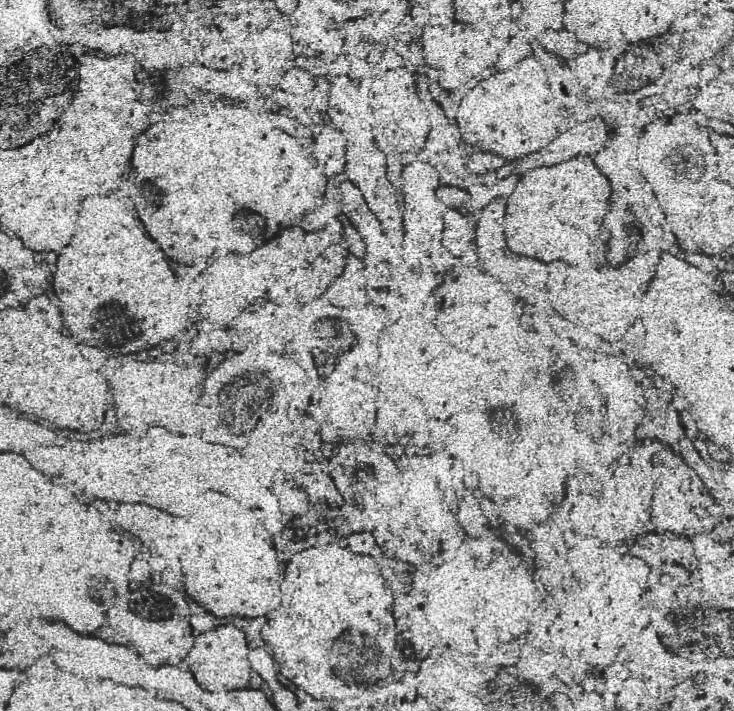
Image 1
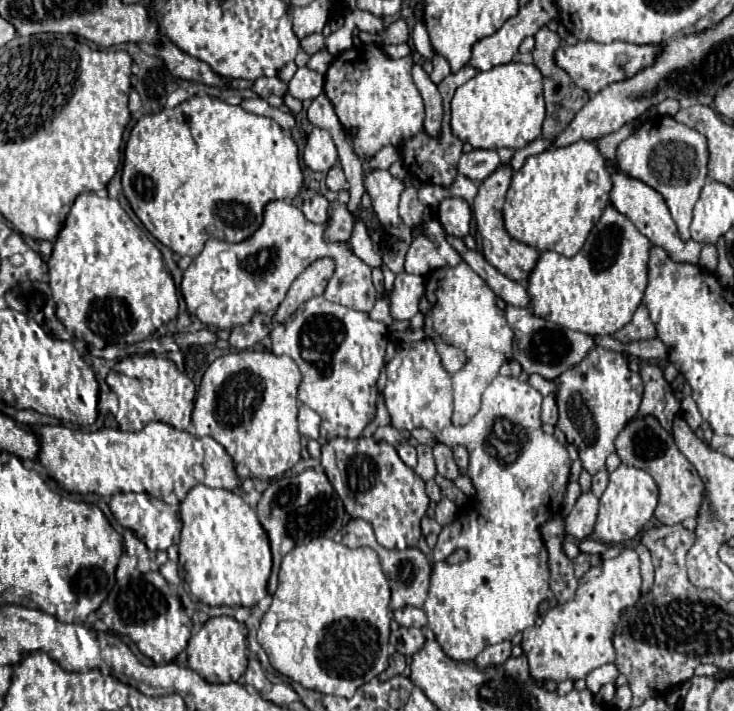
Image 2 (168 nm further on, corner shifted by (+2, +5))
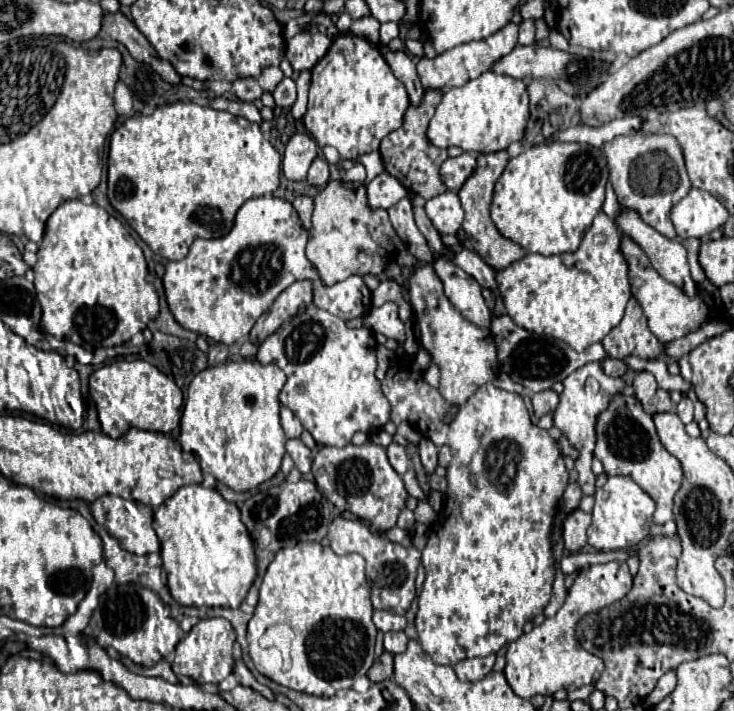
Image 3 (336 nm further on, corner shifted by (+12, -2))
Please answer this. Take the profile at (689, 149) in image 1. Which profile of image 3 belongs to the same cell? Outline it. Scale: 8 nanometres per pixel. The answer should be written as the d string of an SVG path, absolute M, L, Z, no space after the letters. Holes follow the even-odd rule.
M630 134L618 136L604 144L604 154L610 168L610 182L620 206L636 210L646 224L656 228L666 238L676 238L670 210L690 192L692 184L686 172L684 154L674 136L666 134Z

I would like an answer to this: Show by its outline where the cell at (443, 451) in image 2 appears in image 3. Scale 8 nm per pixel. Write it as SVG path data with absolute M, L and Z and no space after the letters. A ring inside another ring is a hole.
M422 438L420 446L418 446L418 454L420 454L420 460L422 460L422 466L426 470L426 474L434 474L436 466L438 466L438 448L428 440L428 438Z

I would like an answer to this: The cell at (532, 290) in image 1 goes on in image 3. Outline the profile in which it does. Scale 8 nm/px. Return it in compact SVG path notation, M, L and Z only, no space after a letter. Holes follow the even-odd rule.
M500 150L500 152L494 152L494 154L482 154L482 156L478 156L478 166L476 166L474 174L466 180L466 184L464 184L464 186L460 188L460 192L458 192L458 196L460 196L460 200L462 200L464 214L466 214L466 216L464 216L464 222L462 222L462 230L466 232L466 240L468 240L468 244L472 246L472 250L474 250L492 270L496 270L496 272L502 272L504 268L508 268L508 264L512 264L512 262L520 260L520 256L524 256L524 250L522 250L516 242L504 238L504 236L496 230L496 226L494 226L494 222L492 222L492 218L490 218L490 202L492 202L494 186L496 186L496 180L502 176L506 164L508 164L508 154L506 154L506 150Z

